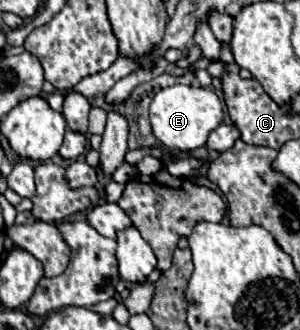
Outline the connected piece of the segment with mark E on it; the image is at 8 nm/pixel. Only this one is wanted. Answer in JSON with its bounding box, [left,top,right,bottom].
[150,84,224,150]

